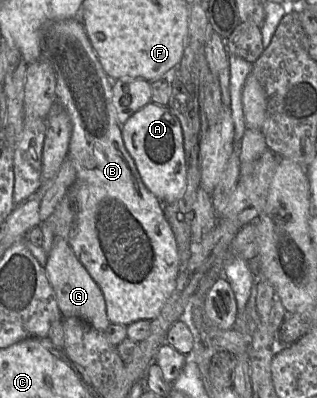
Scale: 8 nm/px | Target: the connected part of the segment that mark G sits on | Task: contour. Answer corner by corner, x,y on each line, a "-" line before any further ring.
55,236
52,249
44,266
47,278
52,286
59,310
64,318
77,317
98,331
105,332
110,322
106,315
103,294
86,268
74,254
68,240

